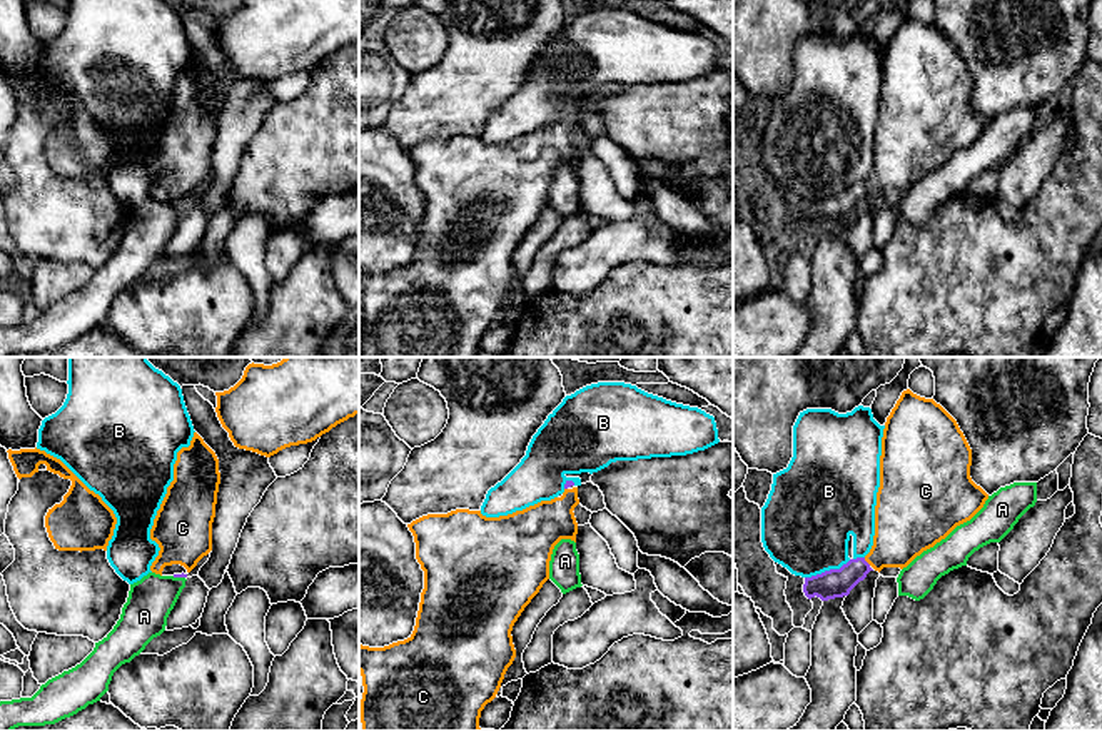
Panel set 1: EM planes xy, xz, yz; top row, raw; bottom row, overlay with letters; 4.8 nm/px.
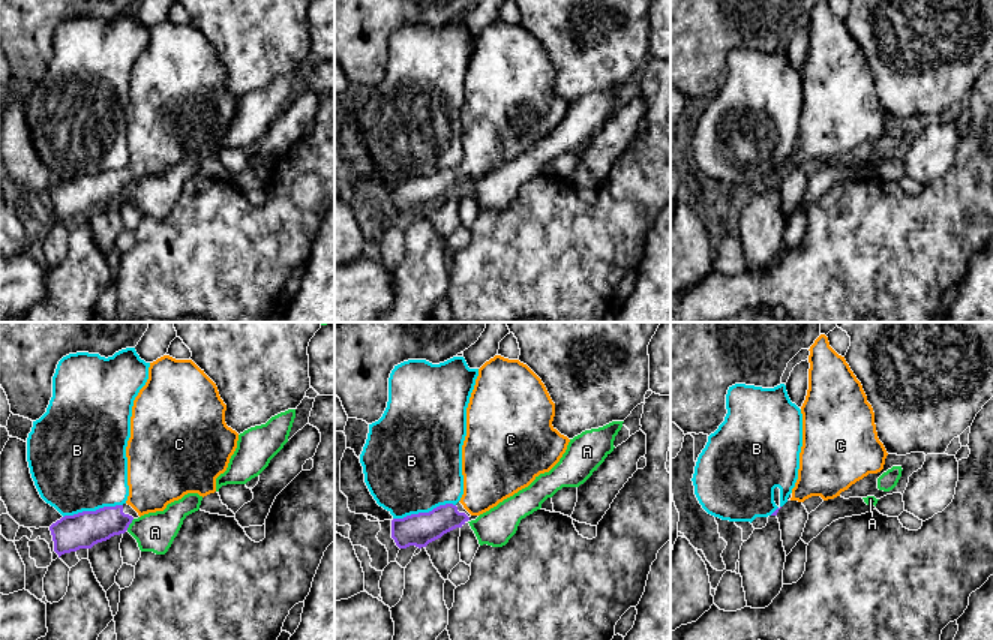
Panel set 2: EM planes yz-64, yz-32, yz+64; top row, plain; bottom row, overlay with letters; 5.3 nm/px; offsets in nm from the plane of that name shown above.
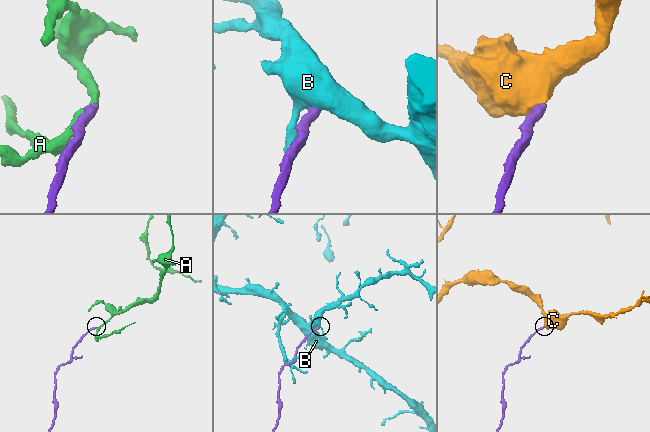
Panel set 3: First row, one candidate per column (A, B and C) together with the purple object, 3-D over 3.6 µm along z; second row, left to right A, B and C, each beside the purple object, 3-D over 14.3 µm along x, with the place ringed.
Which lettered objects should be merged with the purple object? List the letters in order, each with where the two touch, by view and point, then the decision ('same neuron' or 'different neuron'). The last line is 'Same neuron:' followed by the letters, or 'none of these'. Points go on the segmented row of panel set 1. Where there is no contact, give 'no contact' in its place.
A: contact xy (179, 576); different neuron
B: contact yz (827, 571); different neuron
C: contact yz (865, 561); same neuron
Same neuron: C

